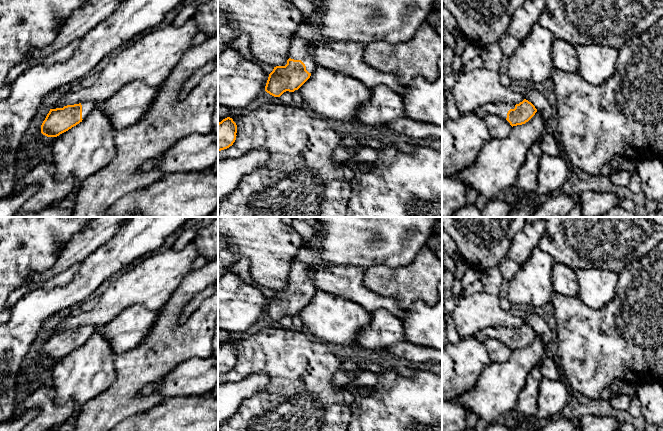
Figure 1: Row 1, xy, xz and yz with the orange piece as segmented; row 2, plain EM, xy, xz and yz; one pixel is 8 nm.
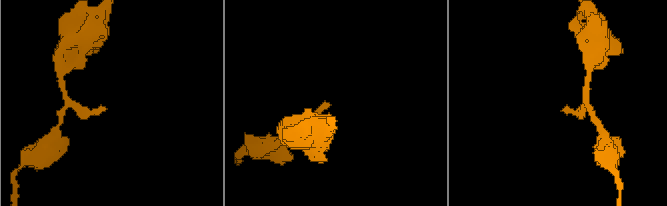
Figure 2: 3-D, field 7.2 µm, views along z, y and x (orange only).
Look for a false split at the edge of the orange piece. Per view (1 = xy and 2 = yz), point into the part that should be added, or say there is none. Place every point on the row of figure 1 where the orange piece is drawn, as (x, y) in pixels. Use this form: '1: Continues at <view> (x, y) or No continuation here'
1: Continues at xy (87, 106)
2: Continues at yz (501, 109)

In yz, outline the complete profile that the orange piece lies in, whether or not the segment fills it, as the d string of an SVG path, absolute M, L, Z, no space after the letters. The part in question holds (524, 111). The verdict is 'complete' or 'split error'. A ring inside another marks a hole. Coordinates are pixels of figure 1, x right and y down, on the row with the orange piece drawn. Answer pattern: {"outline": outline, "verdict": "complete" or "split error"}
{"outline": "M526 99L516 105L506 103L485 104L475 110L475 114L480 117L487 113L500 116L506 119L512 127L525 124L536 112L535 106Z", "verdict": "split error"}

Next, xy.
{"outline": "M84 101L63 108L50 109L41 125L41 133L47 137L57 137L82 122L98 104Z", "verdict": "split error"}

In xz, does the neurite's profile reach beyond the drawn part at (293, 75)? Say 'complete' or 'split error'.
split error

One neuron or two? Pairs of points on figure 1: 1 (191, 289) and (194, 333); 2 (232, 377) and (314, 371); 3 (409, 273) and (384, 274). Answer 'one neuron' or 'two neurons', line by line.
1: one neuron
2: one neuron
3: one neuron

